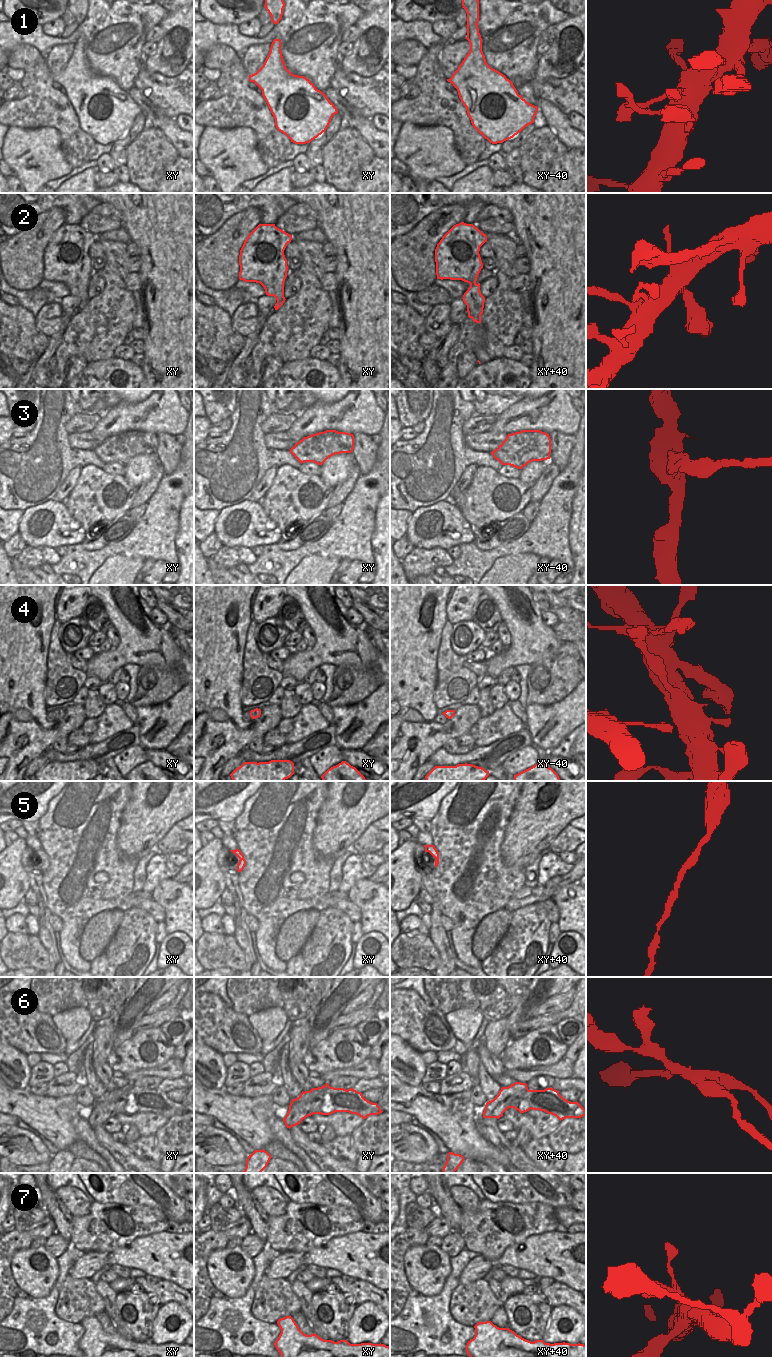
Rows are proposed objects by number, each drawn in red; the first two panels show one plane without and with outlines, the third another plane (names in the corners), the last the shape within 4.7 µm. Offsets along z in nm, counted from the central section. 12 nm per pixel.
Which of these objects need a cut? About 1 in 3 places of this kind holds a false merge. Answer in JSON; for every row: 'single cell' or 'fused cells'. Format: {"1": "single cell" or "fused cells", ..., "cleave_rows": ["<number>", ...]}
{"1": "single cell", "2": "single cell", "3": "fused cells", "4": "single cell", "5": "single cell", "6": "fused cells", "7": "single cell", "cleave_rows": ["3", "6"]}

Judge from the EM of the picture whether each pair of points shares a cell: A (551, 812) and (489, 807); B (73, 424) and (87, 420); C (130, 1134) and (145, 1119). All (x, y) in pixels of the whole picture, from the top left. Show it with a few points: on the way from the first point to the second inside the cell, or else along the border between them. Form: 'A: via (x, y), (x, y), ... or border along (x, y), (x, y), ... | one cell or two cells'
A: border along (521, 791), (504, 831) | two cells
B: via (76, 424), (84, 422) | one cell
C: border along (124, 1129), (132, 1124), (140, 1135) | two cells

